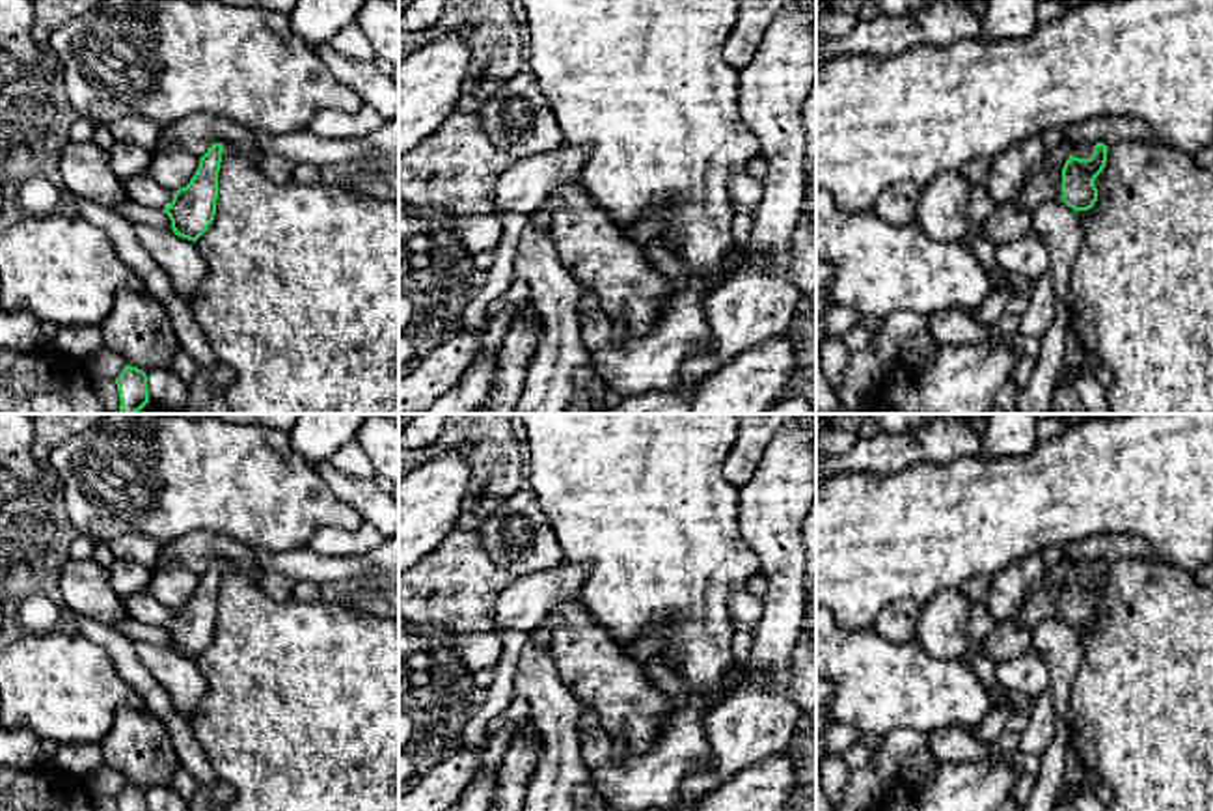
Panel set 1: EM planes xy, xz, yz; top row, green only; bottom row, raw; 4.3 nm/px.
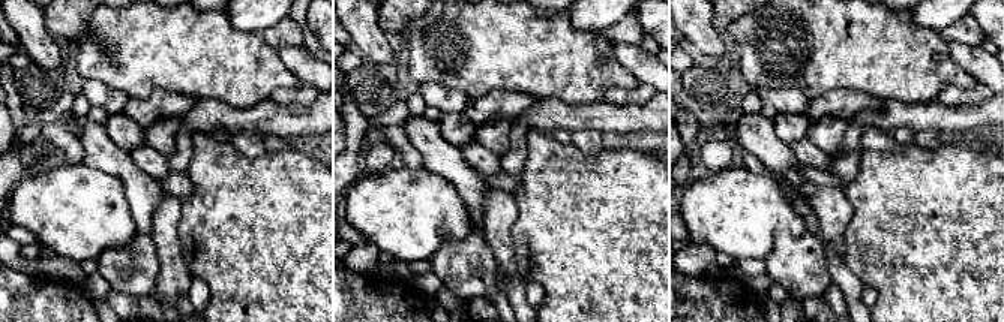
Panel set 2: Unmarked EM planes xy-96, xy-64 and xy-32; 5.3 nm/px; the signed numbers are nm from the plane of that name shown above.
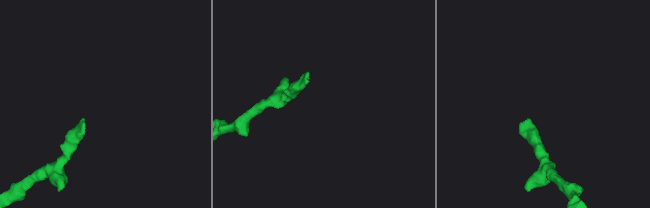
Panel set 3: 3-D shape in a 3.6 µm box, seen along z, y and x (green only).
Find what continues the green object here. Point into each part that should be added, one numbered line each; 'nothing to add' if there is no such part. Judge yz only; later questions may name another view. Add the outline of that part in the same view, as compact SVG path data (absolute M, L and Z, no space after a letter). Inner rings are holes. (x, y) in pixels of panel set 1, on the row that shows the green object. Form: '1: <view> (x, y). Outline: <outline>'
1: yz (1079, 150). Outline: M1075 144L1073 157L1090 158L1094 155L1094 145L1096 144Z

